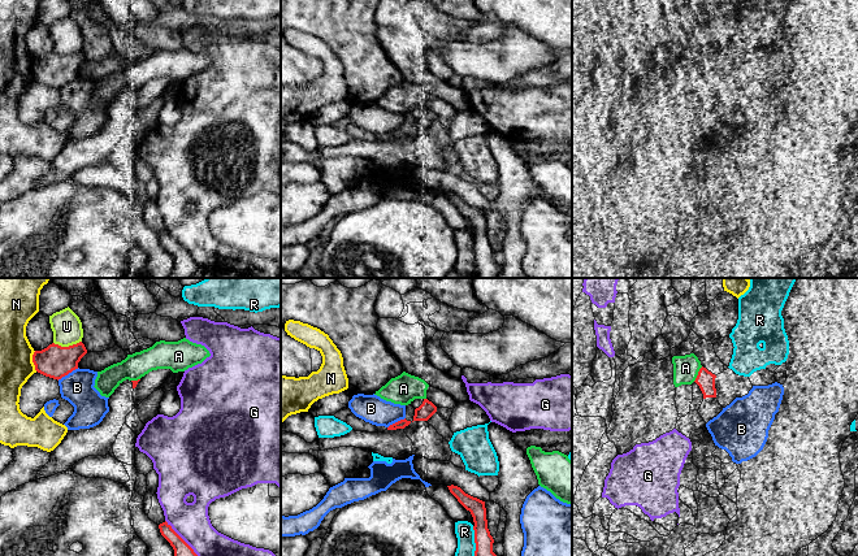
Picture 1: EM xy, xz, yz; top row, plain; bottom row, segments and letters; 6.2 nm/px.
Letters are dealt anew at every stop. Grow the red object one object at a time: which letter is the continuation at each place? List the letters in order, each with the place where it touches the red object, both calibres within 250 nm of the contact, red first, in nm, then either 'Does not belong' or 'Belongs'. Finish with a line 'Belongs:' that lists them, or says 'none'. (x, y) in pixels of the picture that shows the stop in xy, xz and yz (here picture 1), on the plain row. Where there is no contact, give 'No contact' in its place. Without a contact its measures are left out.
A: Touches red at yz (698, 83). Thickness 110 nm (red) against 160 nm. Does not belong
B: Touches red at xy (68, 82). Thickness 200 nm (red) against 200 nm. Does not belong
G: Touches red at xy (182, 248). Thickness 140 nm (red) against 220 nm. Does not belong
N: Touches red at xy (33, 70). Thickness 200 nm (red) against 200 nm. Does not belong
R: Touches red at xz (476, 256). Thickness 140 nm (red) against 120 nm. Does not belong
U: Touches red at xy (66, 56). Thickness 200 nm (red) against 190 nm. Does not belong
Belongs: none

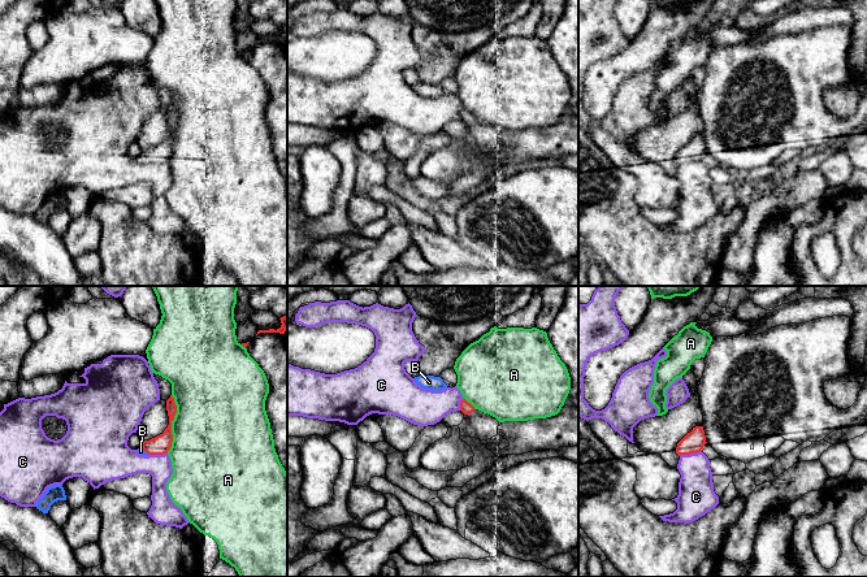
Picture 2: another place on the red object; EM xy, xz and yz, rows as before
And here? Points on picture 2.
A: Touches red at xy (170, 133). Thickness 120 nm (red) against 480 nm. Does not belong
B: Touches red at xy (144, 159). Thickness 120 nm (red) against 50 nm. Belongs
C: Touches red at yz (690, 161). Thickness 140 nm (red) against 220 nm. Does not belong
Belongs: B

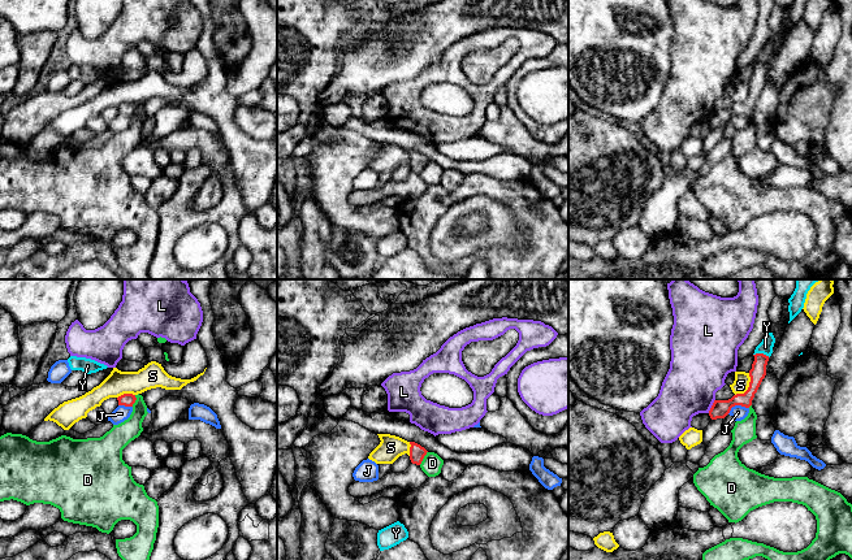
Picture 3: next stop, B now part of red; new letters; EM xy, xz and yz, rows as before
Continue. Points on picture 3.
D: Touches red at xz (423, 166). Thickness 100 nm (red) against 120 nm. Does not belong
J: Touches red at yz (736, 113). Thickness 110 nm (red) against 90 nm. Does not belong
L: Touches red at yz (712, 114). Thickness 110 nm (red) against 360 nm. Does not belong
S: Touches red at yz (748, 96). Thickness 110 nm (red) against 100 nm. Does not belong
Y: Touches red at yz (761, 63). Thickness 100 nm (red) against 90 nm. Does not belong
Belongs: none

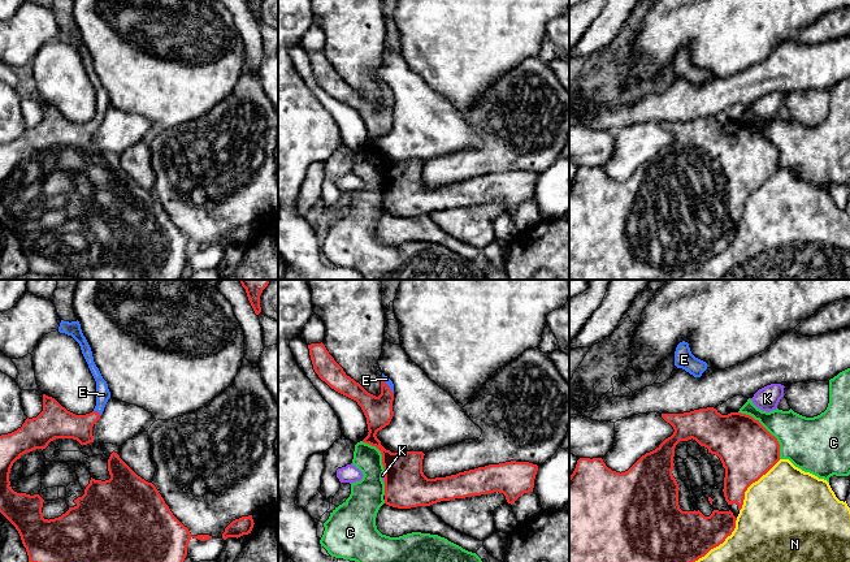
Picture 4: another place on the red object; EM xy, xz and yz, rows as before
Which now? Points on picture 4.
C: Touches red at yz (766, 138). Thickness 360 nm (red) against 300 nm. Does not belong
E: Touches red at xy (98, 121). Thickness 190 nm (red) against 90 nm. Belongs
K: Touches red at xz (385, 186). Thickness 260 nm (red) against 20 nm. Does not belong
N: Touches red at yz (710, 258). Thickness 380 nm (red) against 440 nm. Does not belong
Belongs: E

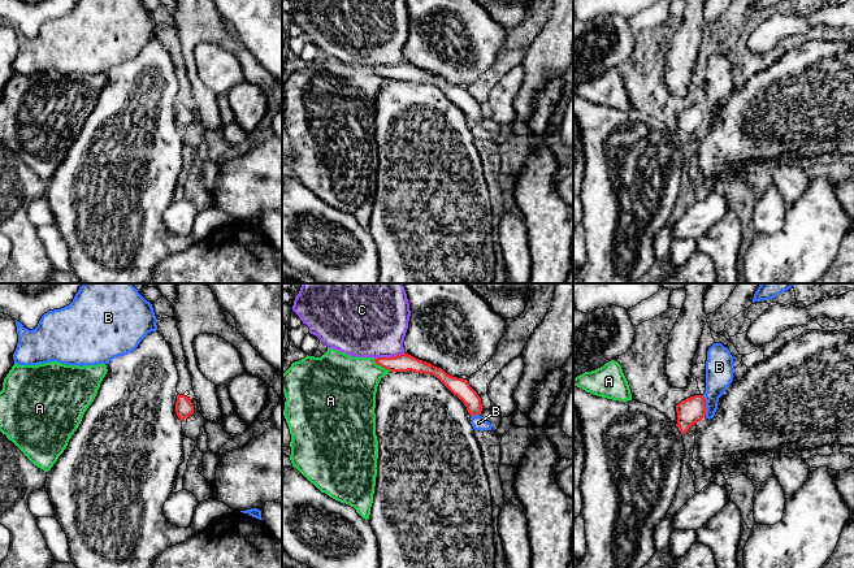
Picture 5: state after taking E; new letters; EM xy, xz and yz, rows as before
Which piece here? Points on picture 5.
A: Touches red at xz (381, 74). Thickness 110 nm (red) against 360 nm. Does not belong
B: Touches red at yz (705, 115). Thickness 160 nm (red) against 180 nm. Does not belong
C: Touches red at xz (389, 66). Thickness 110 nm (red) against 420 nm. Does not belong
Belongs: none

